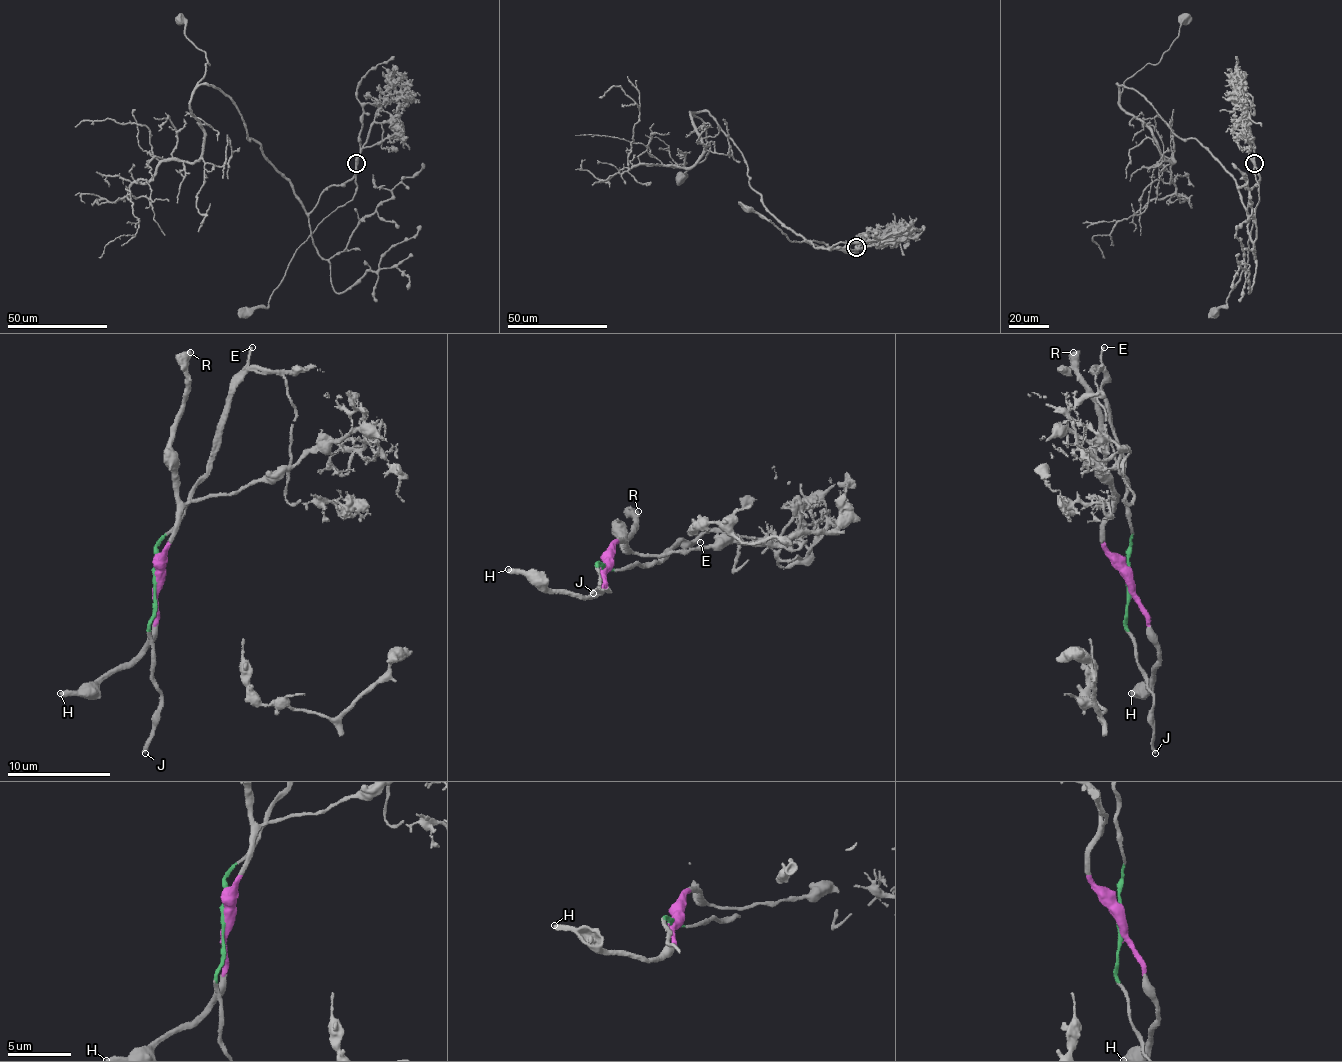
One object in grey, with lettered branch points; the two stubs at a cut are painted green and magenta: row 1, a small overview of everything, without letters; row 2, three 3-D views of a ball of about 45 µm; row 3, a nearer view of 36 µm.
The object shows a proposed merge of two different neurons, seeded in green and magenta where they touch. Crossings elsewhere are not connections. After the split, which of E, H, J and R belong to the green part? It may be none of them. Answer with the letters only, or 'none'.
E, J

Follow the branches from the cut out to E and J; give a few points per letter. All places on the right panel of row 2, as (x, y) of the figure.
E: (1128, 581), (1130, 522), (1122, 470), (1102, 385), (1104, 346)
J: (1128, 581), (1128, 635), (1146, 689), (1153, 697), (1156, 753)

